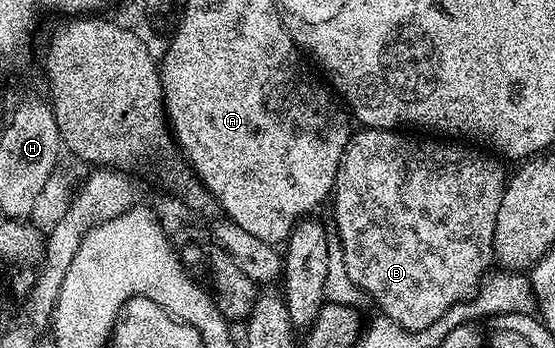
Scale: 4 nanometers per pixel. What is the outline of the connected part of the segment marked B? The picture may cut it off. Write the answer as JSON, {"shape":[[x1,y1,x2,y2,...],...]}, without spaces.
{"shape":[[363,127,361,130,358,131,355,131,353,135,351,135,348,146,346,147,346,149,344,150,344,154,340,158,340,166,338,167,336,182,334,183,334,190,332,193,332,204,334,200,334,228,336,231,338,231,339,241,337,240,337,243,340,245,342,250,342,261,344,262,344,266,346,267,348,278,354,284,355,289,357,289,359,293,367,292,367,294,370,295,376,303,378,303,378,308,380,311,382,311,379,313,381,313,381,315,385,317,385,319,391,320,394,324,398,324,399,327,403,328,404,330,408,330,409,332,419,332,420,330,424,330,428,326,432,326,432,322,436,322,436,318,440,318,441,316,443,316,443,314,445,314,445,312,448,311,448,309,450,309,452,306,456,306,457,304,461,303,462,300,468,300,472,296,474,296,478,290,478,285,482,283,483,277,485,277,487,273,491,271,492,265,495,263,494,235,496,234,496,214,500,214,500,202,502,201,502,195,506,193,508,172,505,172,505,170,502,169,503,161,501,159,495,158,489,151,483,150,481,147,478,146,467,146,465,143,462,142,447,142,445,139,442,138,430,138,434,140,421,140,421,138,418,137,421,135,410,134,414,136,405,136,405,131,391,130,388,128]]}

